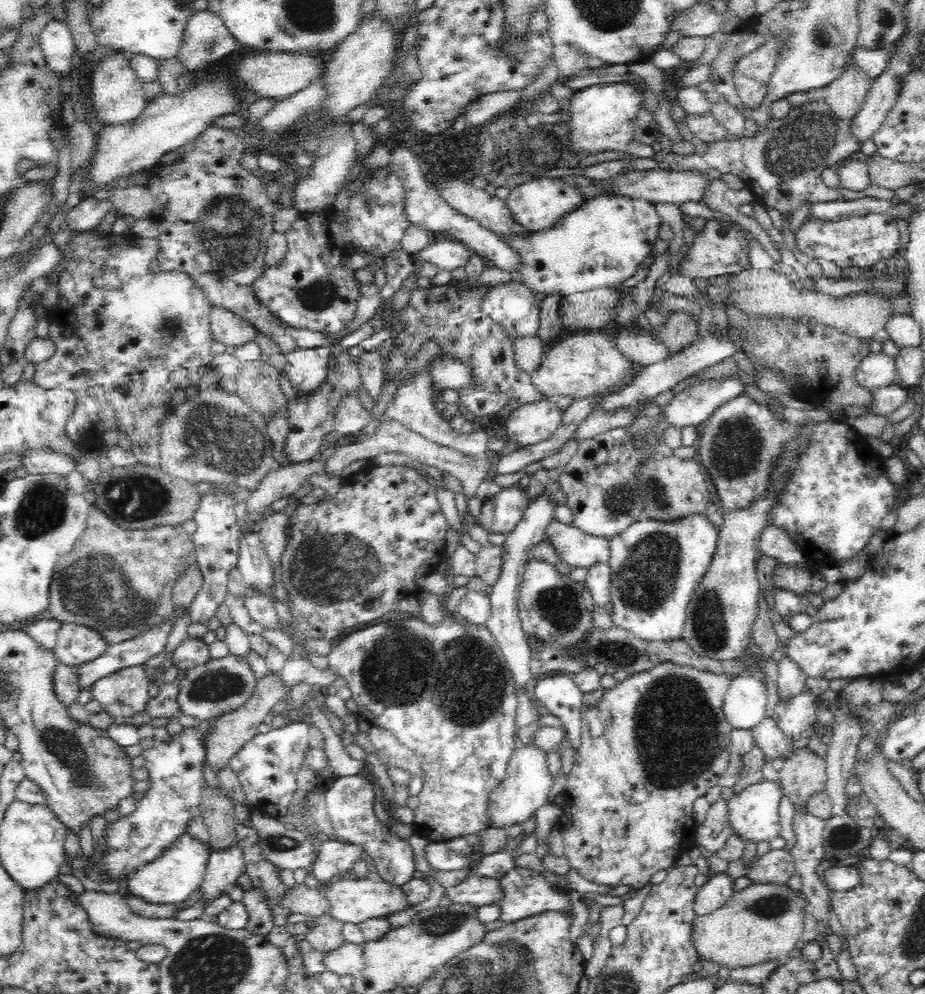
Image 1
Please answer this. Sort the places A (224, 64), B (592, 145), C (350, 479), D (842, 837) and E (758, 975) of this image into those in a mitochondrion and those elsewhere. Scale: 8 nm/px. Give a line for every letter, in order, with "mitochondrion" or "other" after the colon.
A: other
B: other
C: other
D: mitochondrion
E: other

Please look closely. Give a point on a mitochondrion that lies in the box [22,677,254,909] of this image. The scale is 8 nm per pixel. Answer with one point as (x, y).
(67, 748)

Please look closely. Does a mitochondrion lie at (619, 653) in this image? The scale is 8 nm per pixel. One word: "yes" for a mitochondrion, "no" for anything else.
yes

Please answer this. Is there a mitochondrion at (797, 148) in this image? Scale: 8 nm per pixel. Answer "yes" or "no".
yes

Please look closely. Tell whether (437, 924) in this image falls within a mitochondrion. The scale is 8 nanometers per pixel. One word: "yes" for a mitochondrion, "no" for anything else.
yes

